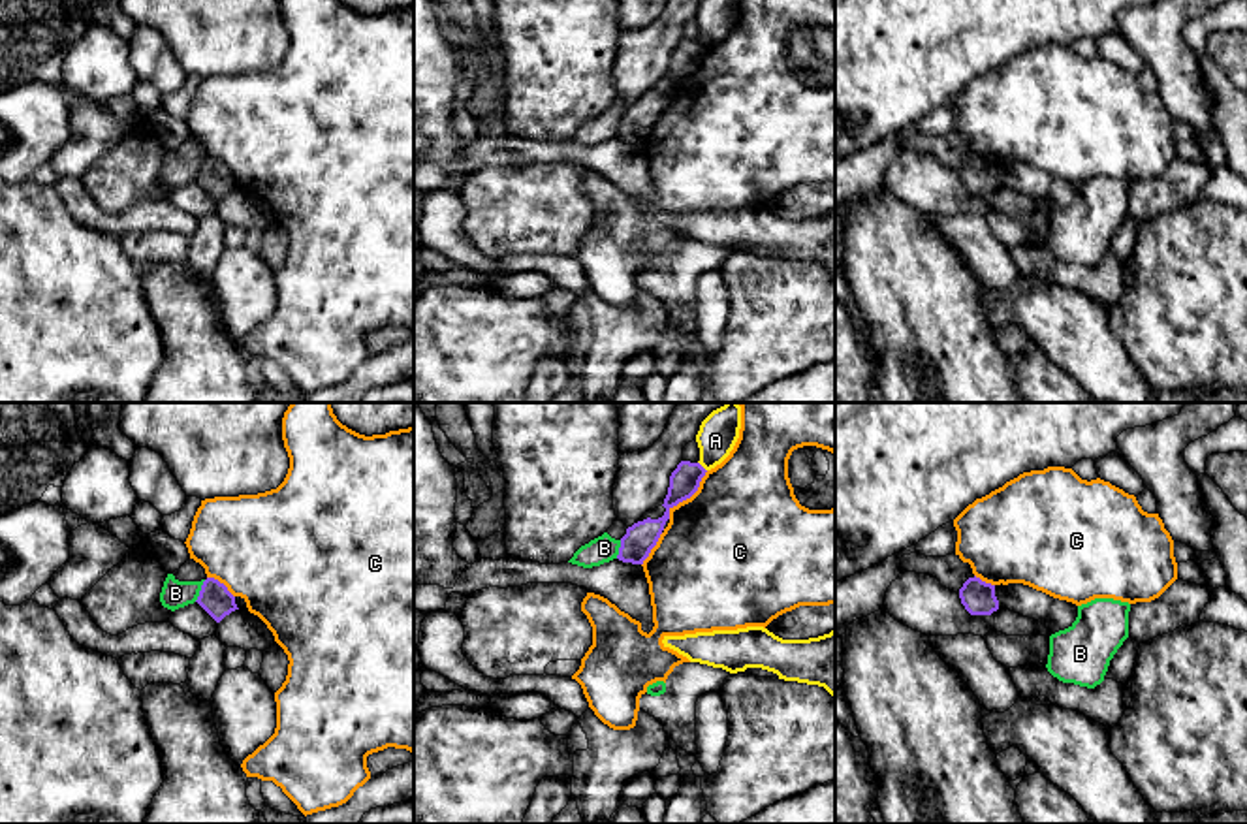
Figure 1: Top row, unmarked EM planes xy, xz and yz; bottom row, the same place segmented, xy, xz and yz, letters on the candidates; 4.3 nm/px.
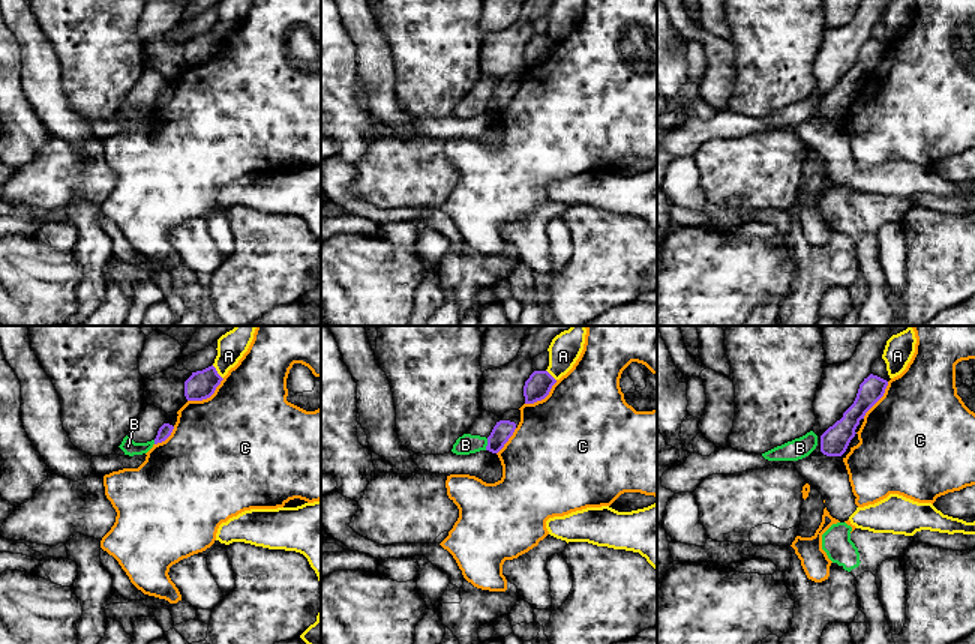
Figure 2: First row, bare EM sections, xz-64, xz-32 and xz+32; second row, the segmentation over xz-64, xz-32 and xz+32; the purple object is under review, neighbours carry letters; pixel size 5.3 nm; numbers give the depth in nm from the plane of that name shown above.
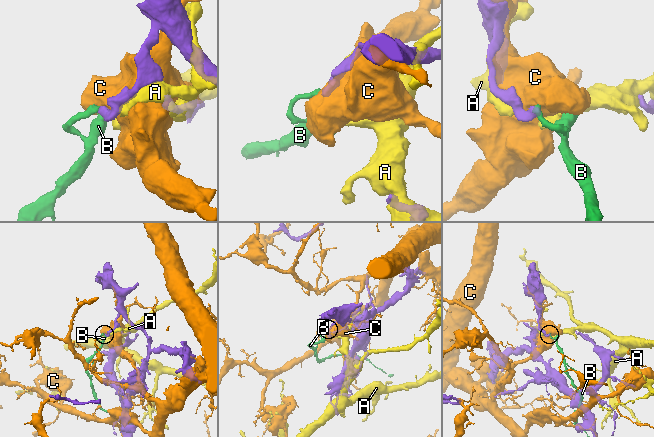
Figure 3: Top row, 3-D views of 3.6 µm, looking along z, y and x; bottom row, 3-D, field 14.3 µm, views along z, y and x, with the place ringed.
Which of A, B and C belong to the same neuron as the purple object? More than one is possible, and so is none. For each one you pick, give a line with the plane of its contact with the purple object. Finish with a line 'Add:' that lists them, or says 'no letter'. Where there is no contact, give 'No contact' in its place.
Add: no letter

